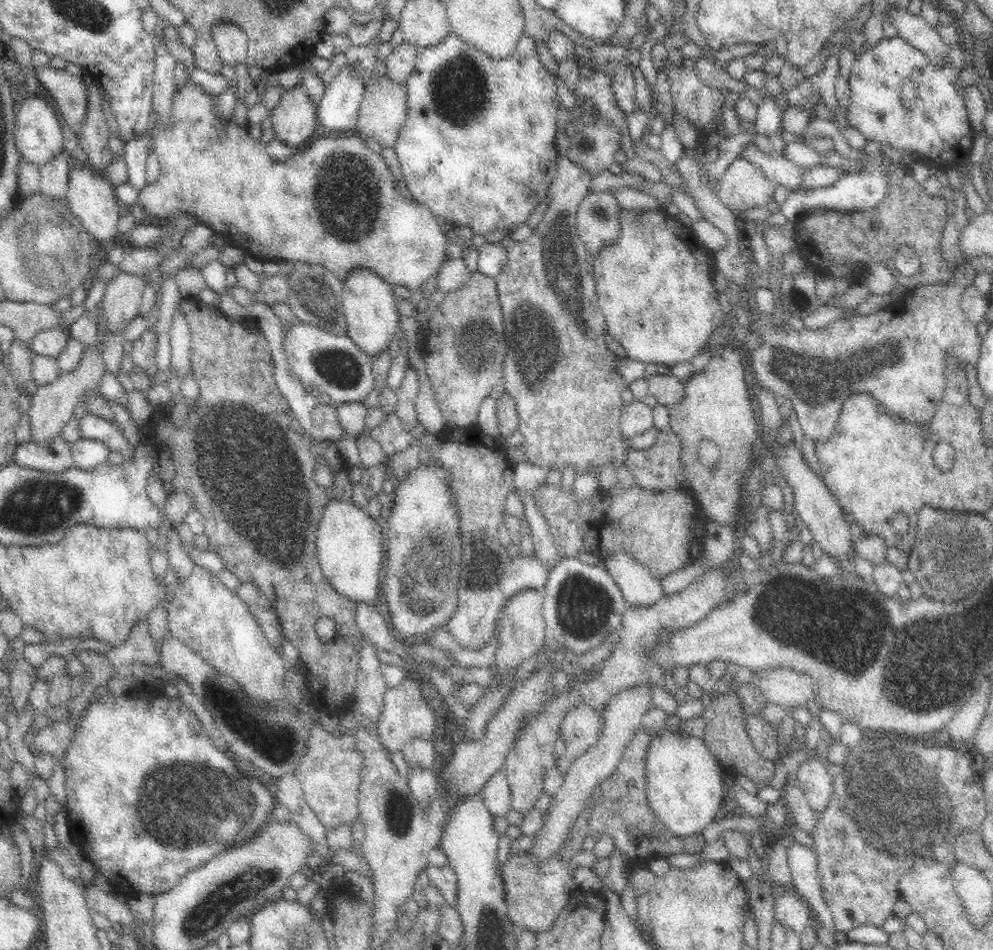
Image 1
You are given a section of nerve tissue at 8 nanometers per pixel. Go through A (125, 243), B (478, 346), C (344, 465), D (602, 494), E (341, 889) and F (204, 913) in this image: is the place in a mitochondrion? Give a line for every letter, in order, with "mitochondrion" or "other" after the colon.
A: other
B: mitochondrion
C: other
D: other
E: other
F: mitochondrion

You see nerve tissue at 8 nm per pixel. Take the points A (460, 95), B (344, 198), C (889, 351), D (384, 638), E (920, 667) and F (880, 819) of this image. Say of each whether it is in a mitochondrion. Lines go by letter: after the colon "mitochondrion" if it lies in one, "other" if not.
A: mitochondrion
B: mitochondrion
C: mitochondrion
D: other
E: mitochondrion
F: mitochondrion

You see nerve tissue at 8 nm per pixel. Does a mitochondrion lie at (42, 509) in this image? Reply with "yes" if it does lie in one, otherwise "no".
yes

